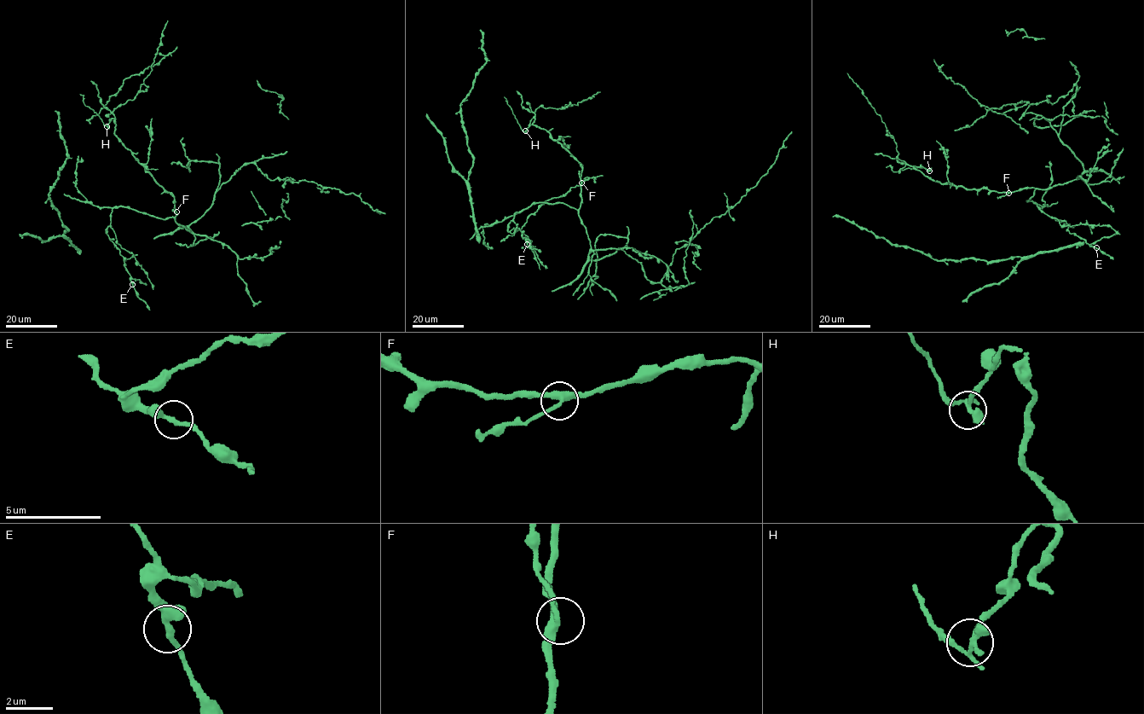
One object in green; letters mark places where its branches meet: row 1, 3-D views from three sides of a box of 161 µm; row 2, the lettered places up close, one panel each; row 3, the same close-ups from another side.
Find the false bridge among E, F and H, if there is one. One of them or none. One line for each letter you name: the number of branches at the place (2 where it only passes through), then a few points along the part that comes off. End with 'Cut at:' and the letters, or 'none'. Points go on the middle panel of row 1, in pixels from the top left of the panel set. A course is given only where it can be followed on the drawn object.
H: branches 3; course (525, 130), (520, 129), (504, 97)
Cut at: H

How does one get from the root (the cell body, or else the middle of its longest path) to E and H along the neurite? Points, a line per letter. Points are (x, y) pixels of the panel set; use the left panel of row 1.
E: (170, 217), (158, 218), (123, 206), (112, 209), (106, 234), (123, 257), (132, 284)
H: (170, 217), (177, 214), (174, 199), (115, 135), (113, 118), (106, 126)

